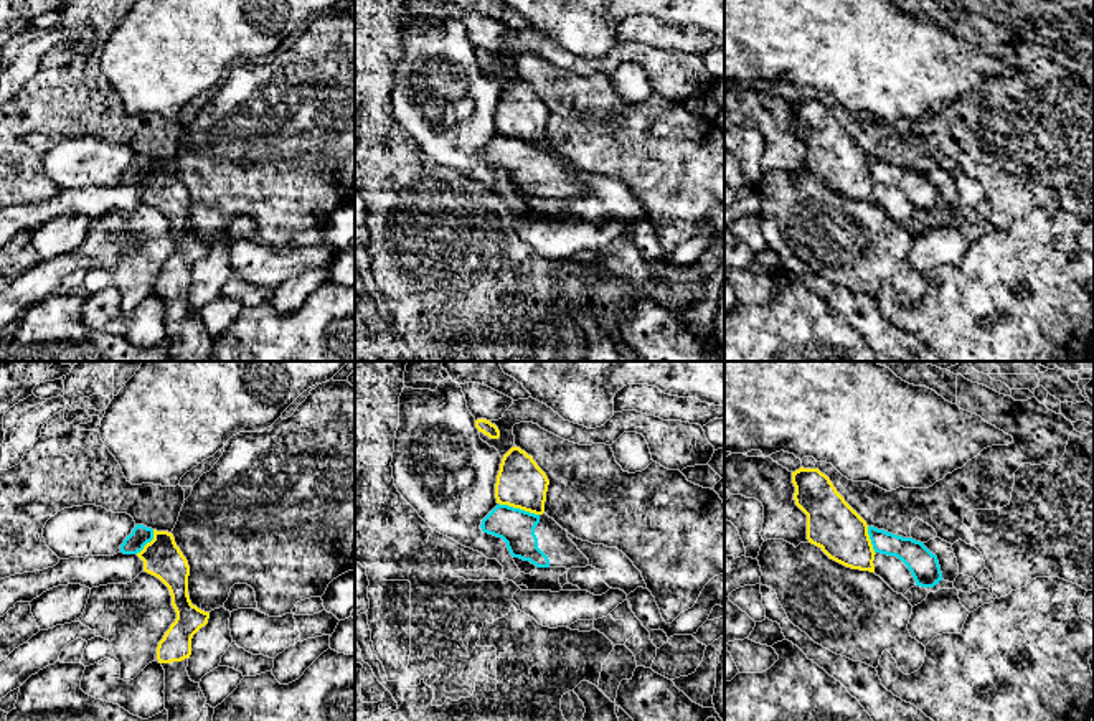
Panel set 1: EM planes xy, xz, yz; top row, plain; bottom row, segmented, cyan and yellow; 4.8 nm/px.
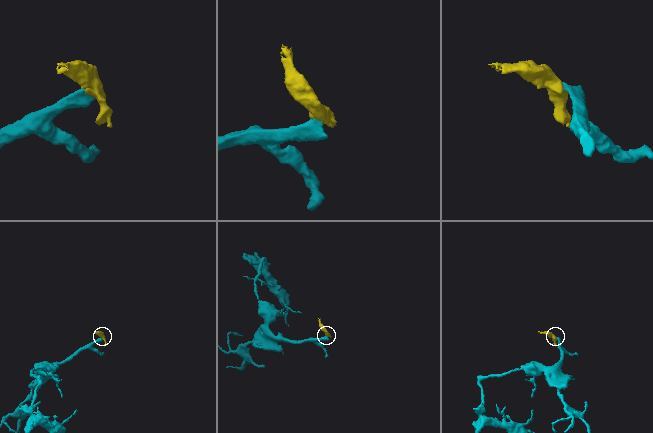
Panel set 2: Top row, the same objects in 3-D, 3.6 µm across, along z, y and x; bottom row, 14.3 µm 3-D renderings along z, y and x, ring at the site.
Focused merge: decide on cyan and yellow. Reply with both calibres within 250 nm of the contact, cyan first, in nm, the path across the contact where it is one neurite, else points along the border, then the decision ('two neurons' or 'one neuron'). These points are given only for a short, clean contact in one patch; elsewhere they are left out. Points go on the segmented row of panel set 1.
180 nm thick on the cyan side, 240 nm on the other; border along xz (499, 502), (538, 515); two neurons

